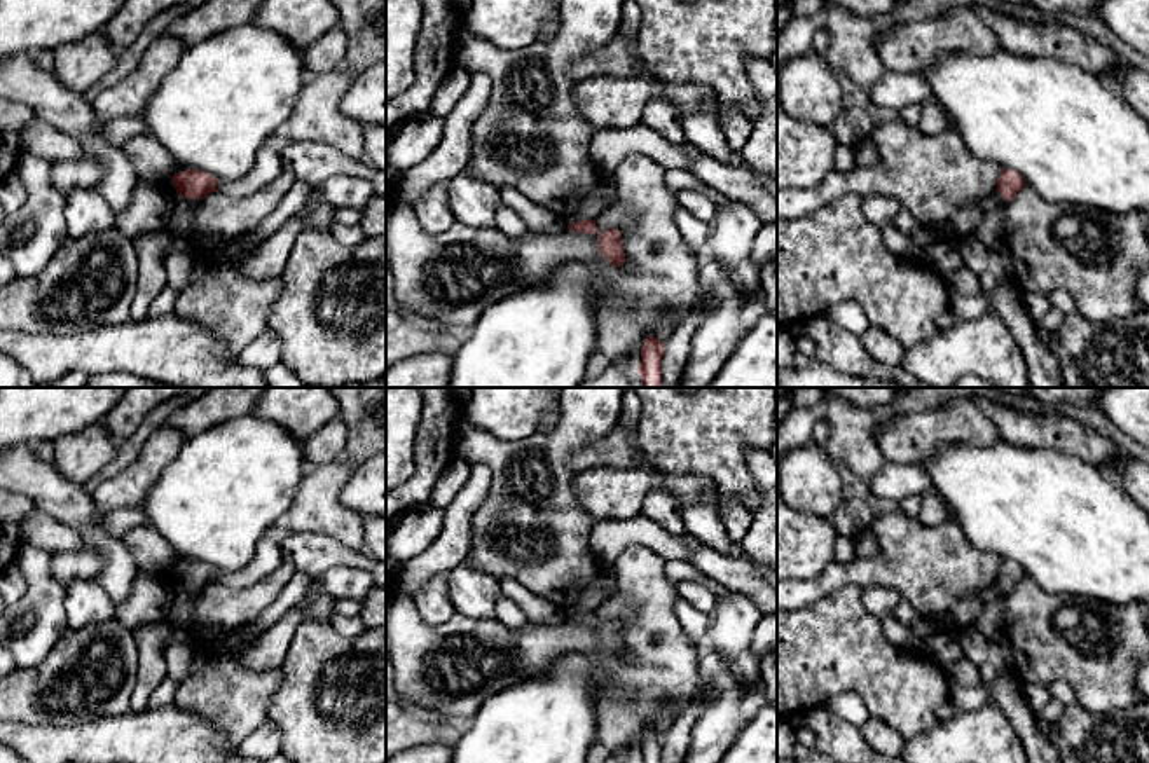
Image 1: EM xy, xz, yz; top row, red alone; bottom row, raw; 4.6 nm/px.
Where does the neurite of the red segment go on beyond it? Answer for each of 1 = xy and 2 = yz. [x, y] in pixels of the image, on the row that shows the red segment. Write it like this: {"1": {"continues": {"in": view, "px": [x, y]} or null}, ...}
{"1": {"continues": null}, "2": {"continues": null}}

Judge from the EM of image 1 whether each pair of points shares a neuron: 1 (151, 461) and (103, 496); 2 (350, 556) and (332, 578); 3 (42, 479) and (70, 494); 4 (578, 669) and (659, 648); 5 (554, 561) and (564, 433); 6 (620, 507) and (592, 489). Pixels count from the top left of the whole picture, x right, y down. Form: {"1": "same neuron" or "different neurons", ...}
{"1": "same neuron", "2": "different neurons", "3": "same neuron", "4": "different neurons", "5": "same neuron", "6": "same neuron"}

